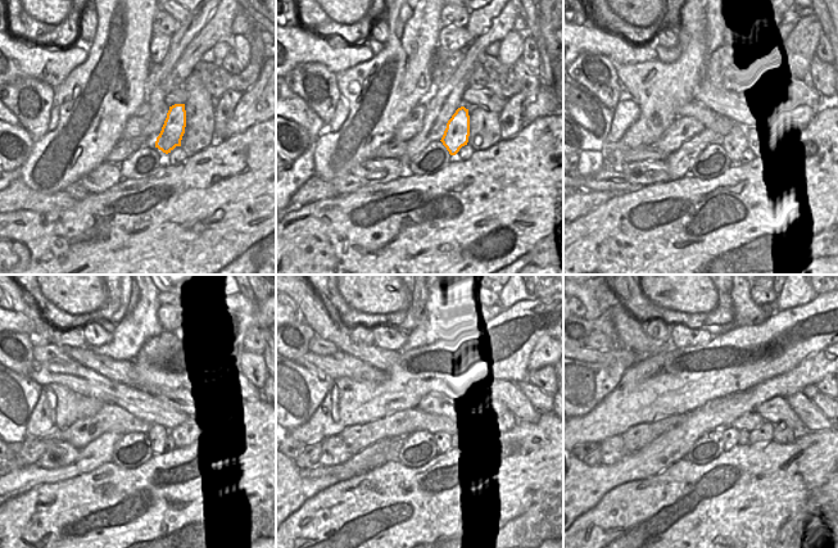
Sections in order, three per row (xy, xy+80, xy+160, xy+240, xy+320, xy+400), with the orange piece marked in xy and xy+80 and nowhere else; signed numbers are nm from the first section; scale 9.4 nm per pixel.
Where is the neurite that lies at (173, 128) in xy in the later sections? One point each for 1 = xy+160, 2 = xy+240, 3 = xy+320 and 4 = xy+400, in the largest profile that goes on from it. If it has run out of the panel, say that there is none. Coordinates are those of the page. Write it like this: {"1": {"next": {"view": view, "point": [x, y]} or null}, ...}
{"1": {"next": {"view": "xy+160", "point": [734, 143]}}, "2": {"next": {"view": "xy+240", "point": [158, 434]}}, "3": {"next": {"view": "xy+320", "point": [443, 439]}}, "4": {"next": {"view": "xy+400", "point": [730, 435]}}}

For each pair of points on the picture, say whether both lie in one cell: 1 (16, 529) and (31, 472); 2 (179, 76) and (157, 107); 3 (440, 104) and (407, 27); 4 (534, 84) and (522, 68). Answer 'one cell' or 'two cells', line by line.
1: two cells
2: one cell
3: two cells
4: one cell

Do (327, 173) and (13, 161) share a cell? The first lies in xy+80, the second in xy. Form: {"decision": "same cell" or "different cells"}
{"decision": "different cells"}

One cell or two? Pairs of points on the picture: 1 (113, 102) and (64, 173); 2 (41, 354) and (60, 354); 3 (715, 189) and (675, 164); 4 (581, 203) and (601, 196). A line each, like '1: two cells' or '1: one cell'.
1: one cell
2: one cell
3: two cells
4: one cell

